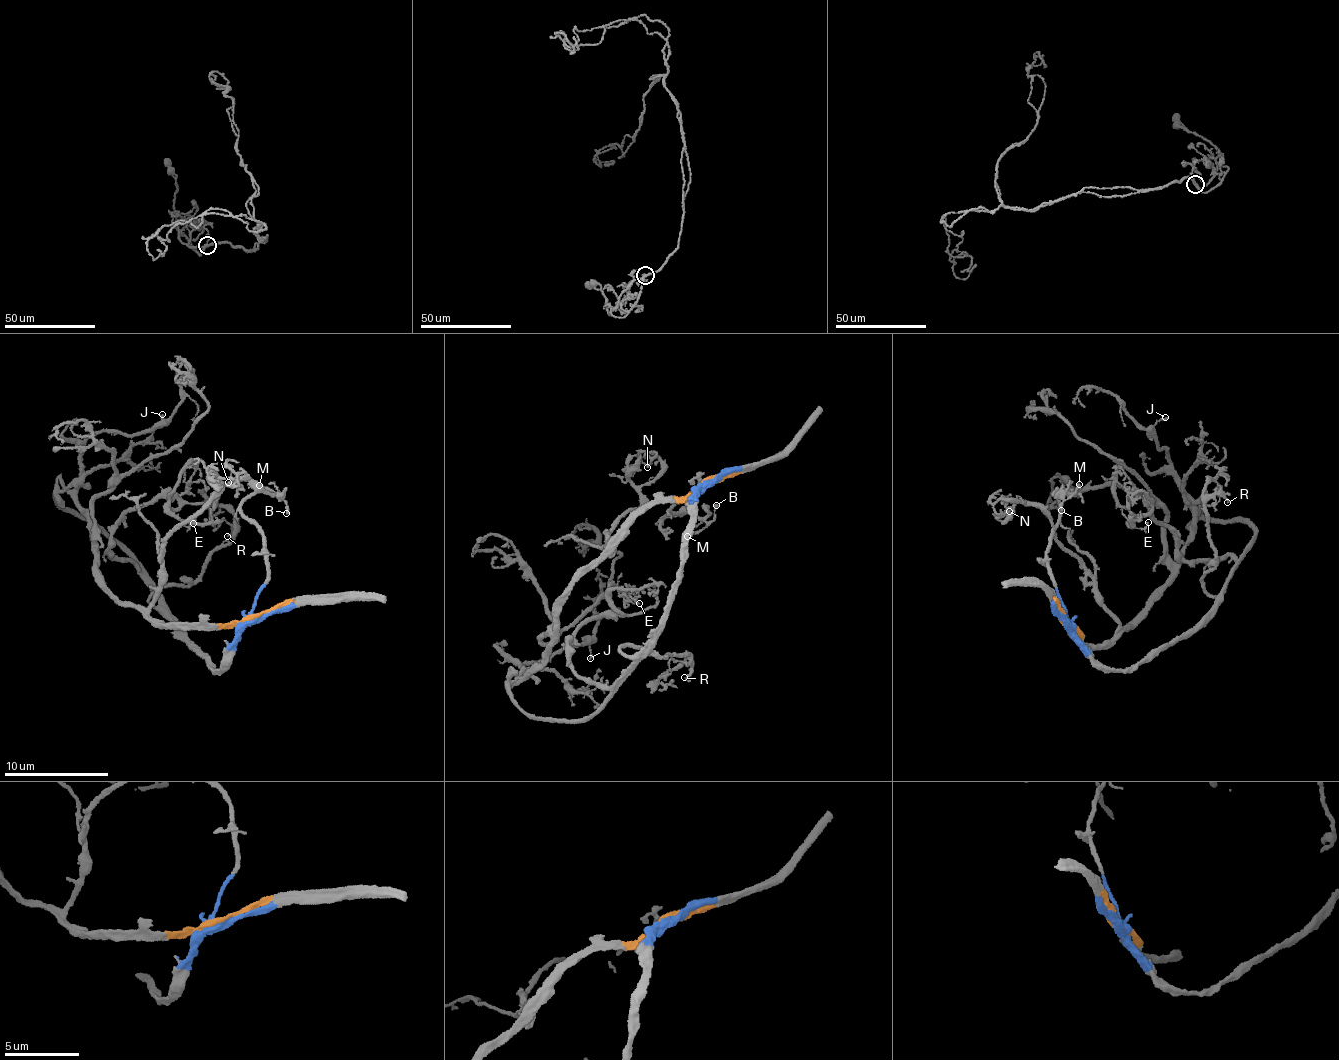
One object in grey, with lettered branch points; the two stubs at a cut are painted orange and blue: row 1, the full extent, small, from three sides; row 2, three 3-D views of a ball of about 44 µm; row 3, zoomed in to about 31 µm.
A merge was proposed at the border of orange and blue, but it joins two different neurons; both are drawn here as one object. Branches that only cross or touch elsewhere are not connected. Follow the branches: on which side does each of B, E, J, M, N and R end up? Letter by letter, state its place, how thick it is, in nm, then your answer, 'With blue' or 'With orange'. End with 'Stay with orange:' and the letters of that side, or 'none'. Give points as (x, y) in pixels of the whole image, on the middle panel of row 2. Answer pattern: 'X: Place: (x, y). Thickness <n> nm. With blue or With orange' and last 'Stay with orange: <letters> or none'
B: Place: (716, 505). Thickness 200 nm. With blue
E: Place: (639, 603). Thickness 150 nm. With blue
J: Place: (590, 658). Thickness 140 nm. With orange
M: Place: (687, 536). Thickness 200 nm. With blue
N: Place: (647, 467). Thickness 90 nm. With orange
R: Place: (684, 677). Thickness 100 nm. With blue
Stay with orange: J, N

